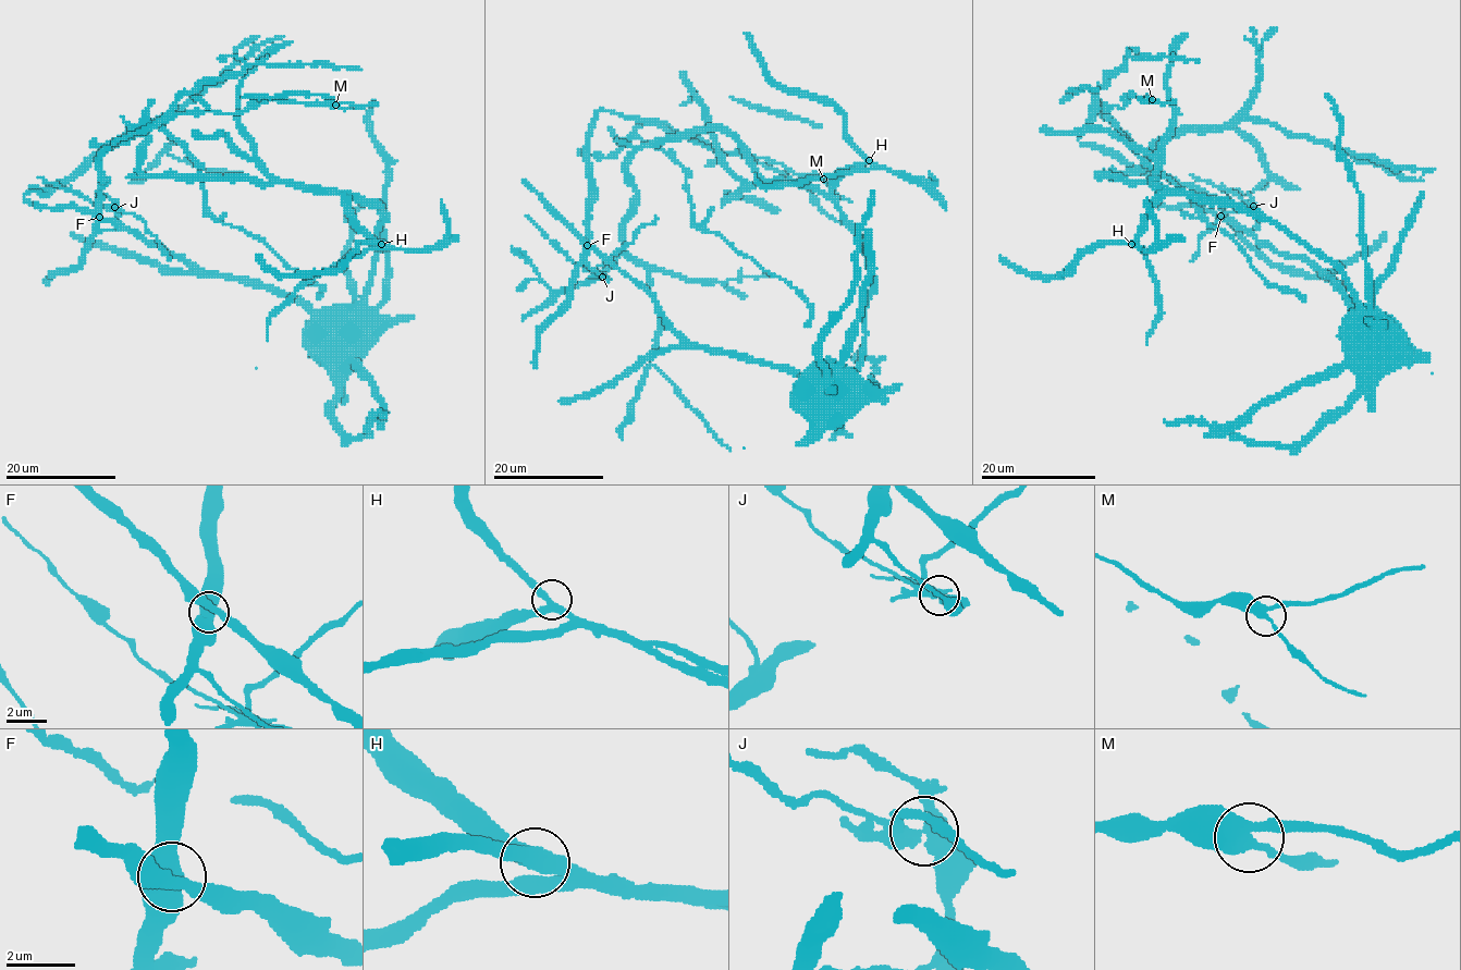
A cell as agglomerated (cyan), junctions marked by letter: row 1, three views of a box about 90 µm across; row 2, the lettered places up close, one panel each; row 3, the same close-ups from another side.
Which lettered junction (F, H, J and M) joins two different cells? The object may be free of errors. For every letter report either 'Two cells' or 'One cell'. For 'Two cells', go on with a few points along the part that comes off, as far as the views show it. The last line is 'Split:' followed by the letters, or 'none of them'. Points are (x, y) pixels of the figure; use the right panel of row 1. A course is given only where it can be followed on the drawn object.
F: One cell
H: One cell
J: Two cells. Course of the part to remove: (1253, 206), (1240, 204), (1231, 212), (1220, 216), (1201, 236), (1198, 253), (1189, 261)
M: One cell
Split: J

